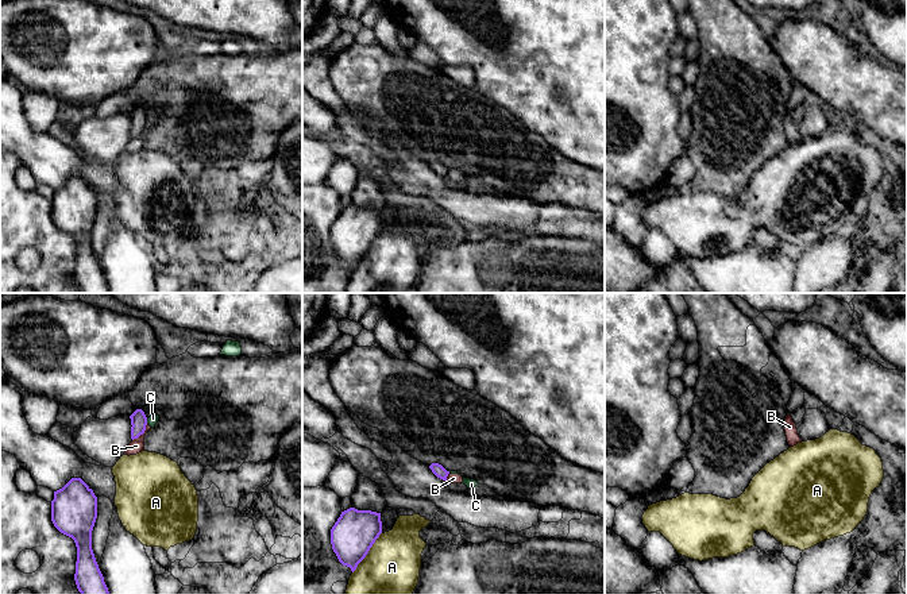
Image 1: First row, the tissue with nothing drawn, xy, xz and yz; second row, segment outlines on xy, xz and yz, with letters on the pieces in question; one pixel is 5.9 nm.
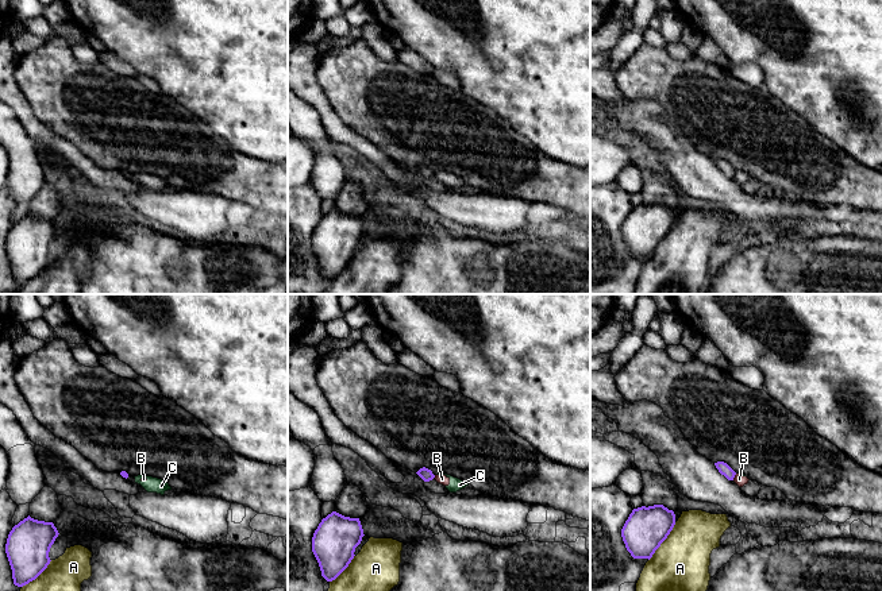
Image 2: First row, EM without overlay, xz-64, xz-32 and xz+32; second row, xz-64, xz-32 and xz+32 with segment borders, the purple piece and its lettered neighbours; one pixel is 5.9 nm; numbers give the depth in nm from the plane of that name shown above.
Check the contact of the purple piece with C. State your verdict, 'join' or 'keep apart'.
keep apart

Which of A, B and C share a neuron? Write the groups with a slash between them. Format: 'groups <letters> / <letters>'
groups A / B C

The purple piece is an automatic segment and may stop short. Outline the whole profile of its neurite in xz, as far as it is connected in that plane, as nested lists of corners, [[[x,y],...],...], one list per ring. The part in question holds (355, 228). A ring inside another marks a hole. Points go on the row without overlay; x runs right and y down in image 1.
[[[350,205],[341,209],[331,227],[332,247],[354,270],[381,231],[381,211]]]

